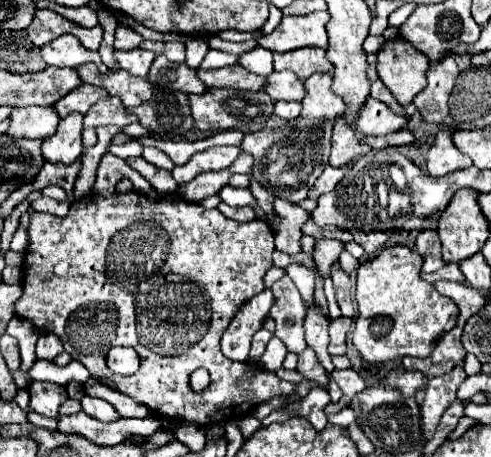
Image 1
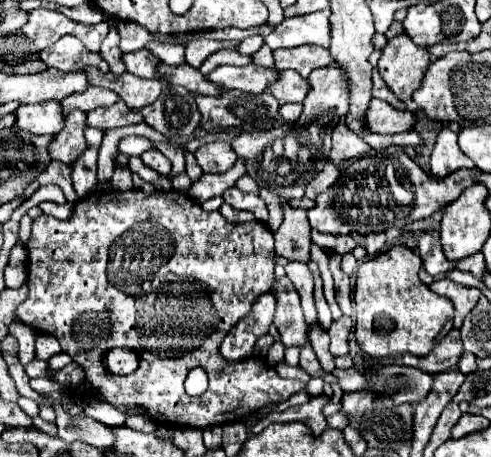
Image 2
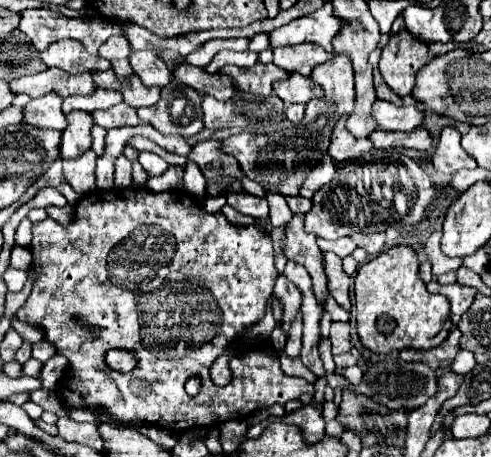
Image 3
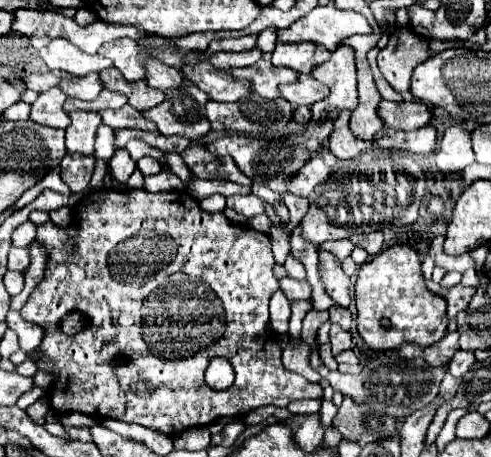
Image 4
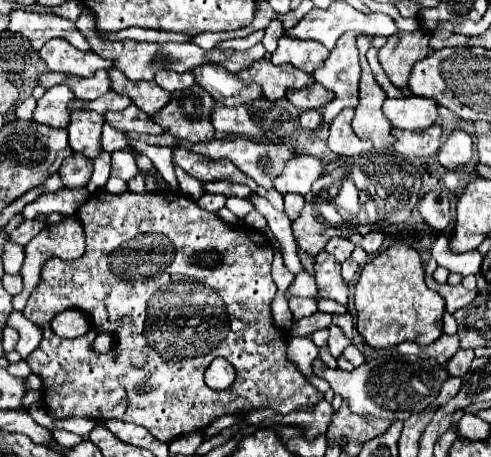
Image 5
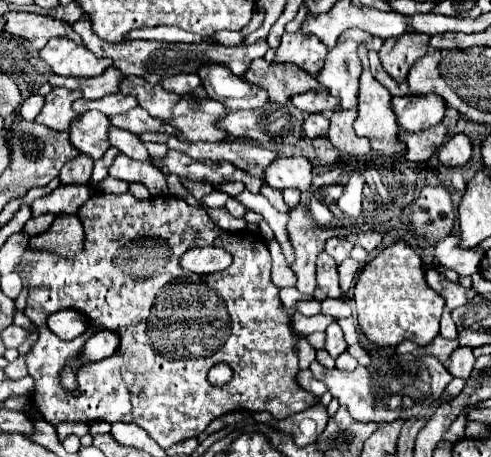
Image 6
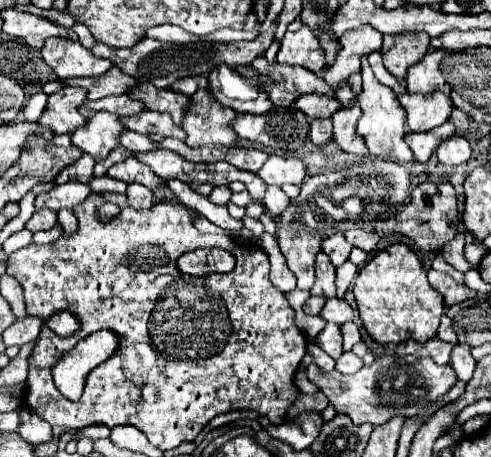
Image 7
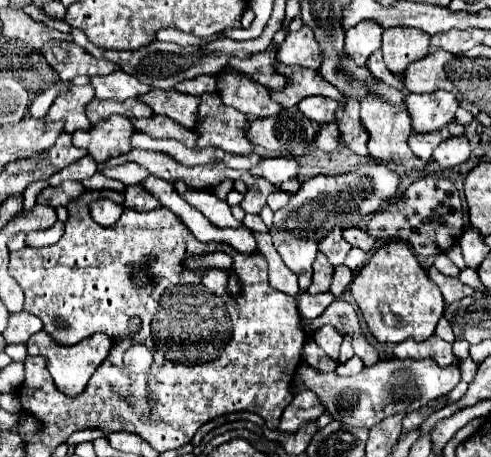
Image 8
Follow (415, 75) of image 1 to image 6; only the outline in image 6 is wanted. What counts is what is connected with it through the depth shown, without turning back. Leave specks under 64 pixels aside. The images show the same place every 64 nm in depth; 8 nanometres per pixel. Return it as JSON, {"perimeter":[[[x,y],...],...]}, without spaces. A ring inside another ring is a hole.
{"perimeter":[[[418,32],[384,40],[378,52],[384,70],[396,82],[404,82],[412,64],[428,52],[428,40],[430,40],[428,34],[418,34]]]}

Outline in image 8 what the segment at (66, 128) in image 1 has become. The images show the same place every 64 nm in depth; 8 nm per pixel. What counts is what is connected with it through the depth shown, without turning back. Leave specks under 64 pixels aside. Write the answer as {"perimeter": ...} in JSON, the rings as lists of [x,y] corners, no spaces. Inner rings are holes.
{"perimeter":[[[112,116],[108,122],[100,122],[90,130],[76,130],[72,142],[78,148],[86,148],[96,162],[104,162],[108,158],[130,152],[132,150],[130,138],[134,134],[136,128],[130,118]]]}

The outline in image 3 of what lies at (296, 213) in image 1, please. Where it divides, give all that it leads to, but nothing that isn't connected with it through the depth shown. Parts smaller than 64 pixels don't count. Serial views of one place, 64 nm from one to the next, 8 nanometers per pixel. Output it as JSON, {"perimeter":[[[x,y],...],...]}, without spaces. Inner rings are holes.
{"perimeter":[[[294,214],[288,224],[286,238],[284,238],[284,252],[288,260],[302,264],[310,272],[314,296],[318,304],[324,304],[328,298],[328,288],[326,288],[326,274],[322,266],[322,252],[316,244],[316,236],[304,232],[302,214]]]}

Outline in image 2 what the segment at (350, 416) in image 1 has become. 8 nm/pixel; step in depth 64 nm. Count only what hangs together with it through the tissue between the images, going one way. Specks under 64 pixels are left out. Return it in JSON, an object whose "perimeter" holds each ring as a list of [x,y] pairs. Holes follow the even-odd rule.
{"perimeter":[[[338,412],[327,418],[327,427],[343,431],[349,424],[349,420],[345,414]]]}

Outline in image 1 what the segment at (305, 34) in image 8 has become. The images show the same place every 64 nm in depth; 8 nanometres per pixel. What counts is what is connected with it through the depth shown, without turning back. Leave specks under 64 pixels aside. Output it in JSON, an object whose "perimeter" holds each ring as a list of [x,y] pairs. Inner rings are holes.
{"perimeter":[[[296,48],[296,52],[276,52],[274,70],[292,70],[300,76],[300,80],[306,80],[314,72],[332,72],[332,62],[326,58],[324,48]]]}

